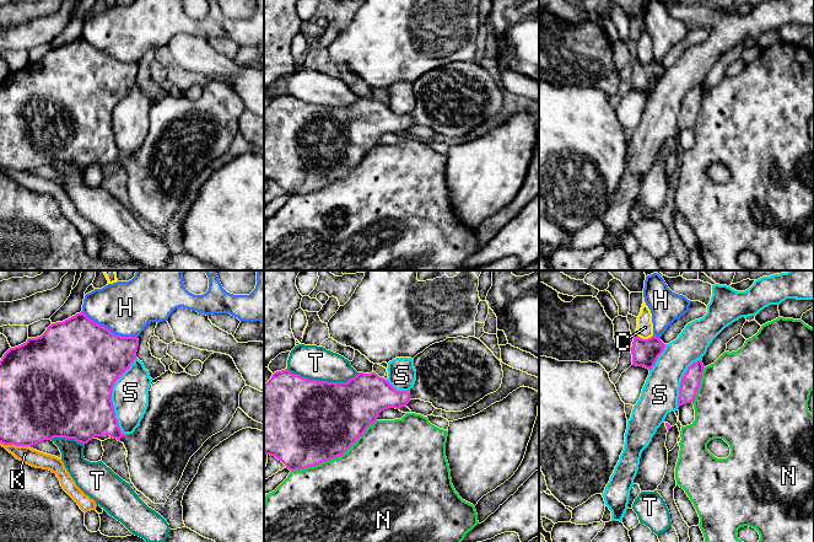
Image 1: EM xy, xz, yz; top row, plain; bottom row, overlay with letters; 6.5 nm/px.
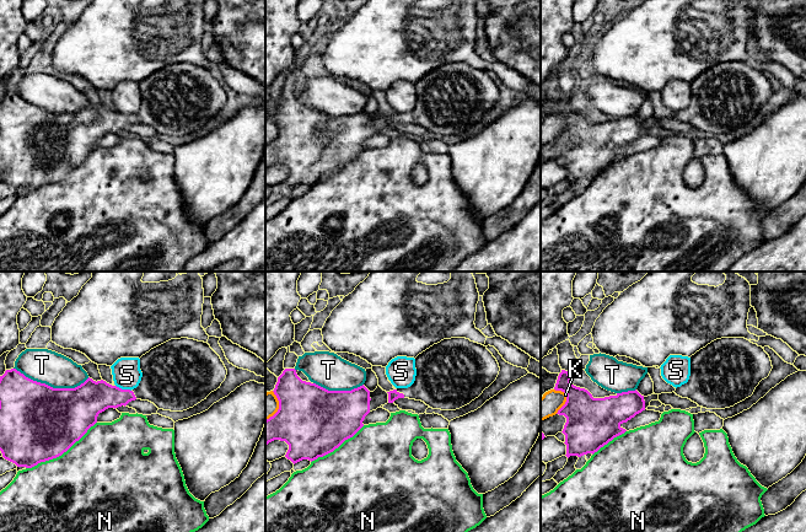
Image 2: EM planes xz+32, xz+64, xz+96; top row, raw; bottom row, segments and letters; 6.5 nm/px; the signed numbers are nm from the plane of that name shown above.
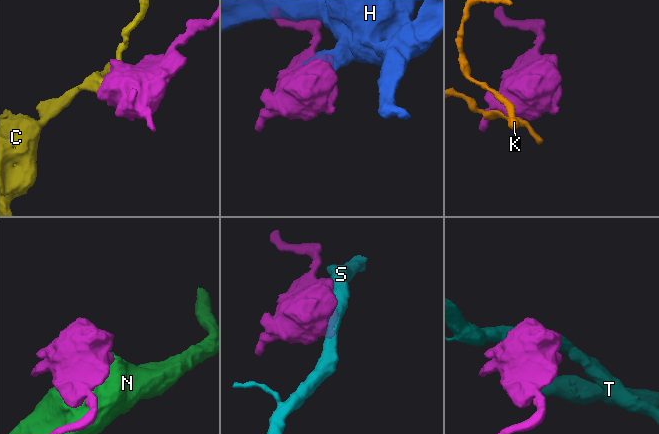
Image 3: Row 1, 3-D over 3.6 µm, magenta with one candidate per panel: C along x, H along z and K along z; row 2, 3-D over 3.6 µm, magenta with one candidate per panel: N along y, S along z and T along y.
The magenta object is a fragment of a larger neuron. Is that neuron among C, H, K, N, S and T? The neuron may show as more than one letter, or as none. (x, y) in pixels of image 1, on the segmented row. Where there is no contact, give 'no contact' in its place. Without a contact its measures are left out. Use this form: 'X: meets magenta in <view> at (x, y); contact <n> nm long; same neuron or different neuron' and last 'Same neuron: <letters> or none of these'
C: meets magenta in yz at (645, 339); contact 110 nm long; different neuron
H: meets magenta in xy at (109, 329); contact 400 nm long; different neuron
K: meets magenta in xy at (14, 444); contact 190 nm long; different neuron
N: meets magenta in xz at (334, 457); contact 650 nm long; different neuron
S: meets magenta in xy at (111, 396); contact 500 nm long; different neuron
T: meets magenta in xz at (323, 381); contact 480 nm long; different neuron
Same neuron: none of these

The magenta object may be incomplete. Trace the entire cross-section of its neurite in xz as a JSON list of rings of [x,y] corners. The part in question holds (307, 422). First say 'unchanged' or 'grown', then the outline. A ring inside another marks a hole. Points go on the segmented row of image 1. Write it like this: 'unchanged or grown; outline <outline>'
grown; outline [[[475,337],[447,338],[443,342],[435,343],[414,358],[414,367],[416,381],[409,391],[397,391],[374,371],[371,374],[359,372],[347,382],[309,380],[292,374],[287,369],[274,372],[264,385],[264,454],[275,456],[290,471],[306,469],[347,452],[384,409],[399,409],[411,399],[421,399],[430,402],[437,409],[462,412],[485,396],[496,392],[501,387],[503,377],[501,361]]]

